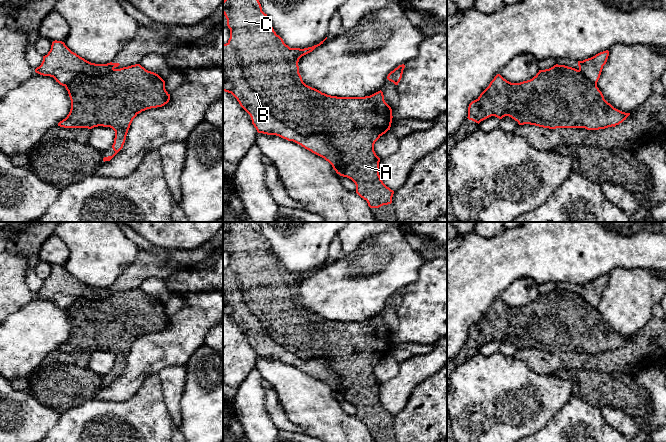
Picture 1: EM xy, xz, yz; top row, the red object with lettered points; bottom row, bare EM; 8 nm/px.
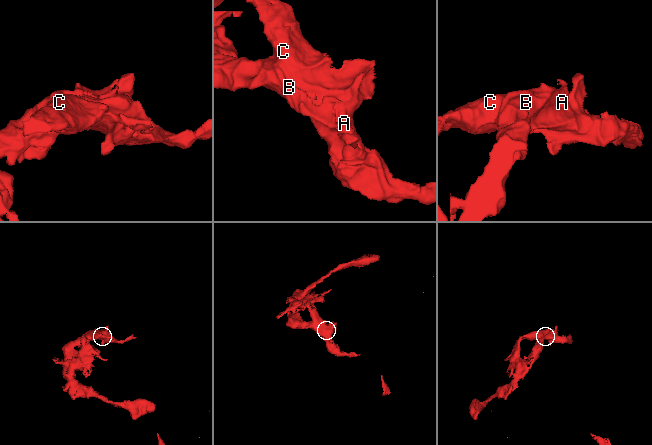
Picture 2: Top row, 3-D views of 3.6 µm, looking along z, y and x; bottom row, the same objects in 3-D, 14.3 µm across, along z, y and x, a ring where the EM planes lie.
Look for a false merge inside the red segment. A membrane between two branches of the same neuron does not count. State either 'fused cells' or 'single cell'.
fused cells

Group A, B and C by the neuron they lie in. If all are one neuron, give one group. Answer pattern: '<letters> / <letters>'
A C / B

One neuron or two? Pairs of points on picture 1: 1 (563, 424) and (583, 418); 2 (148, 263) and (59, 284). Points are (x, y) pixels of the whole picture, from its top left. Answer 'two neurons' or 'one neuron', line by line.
1: one neuron
2: one neuron

